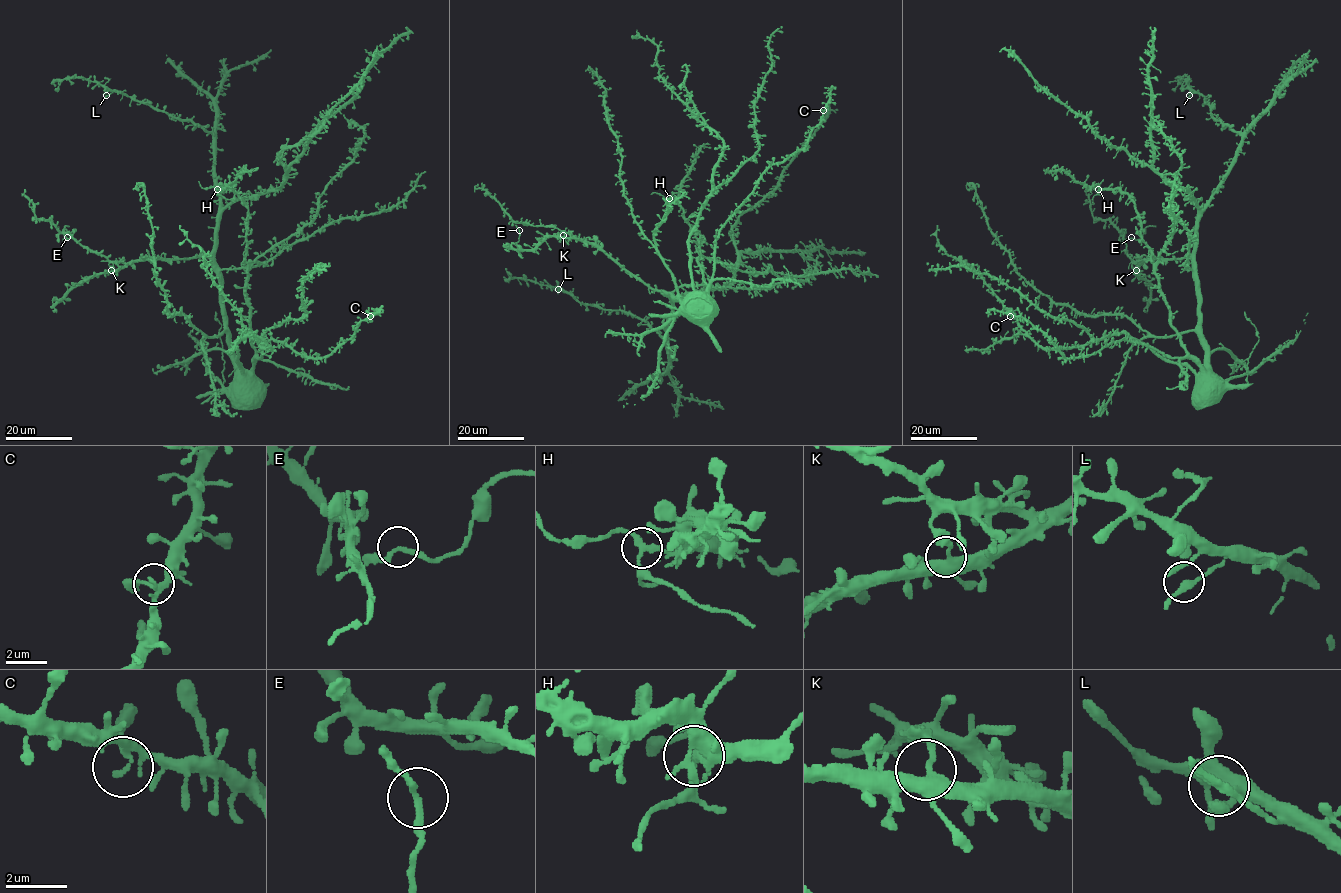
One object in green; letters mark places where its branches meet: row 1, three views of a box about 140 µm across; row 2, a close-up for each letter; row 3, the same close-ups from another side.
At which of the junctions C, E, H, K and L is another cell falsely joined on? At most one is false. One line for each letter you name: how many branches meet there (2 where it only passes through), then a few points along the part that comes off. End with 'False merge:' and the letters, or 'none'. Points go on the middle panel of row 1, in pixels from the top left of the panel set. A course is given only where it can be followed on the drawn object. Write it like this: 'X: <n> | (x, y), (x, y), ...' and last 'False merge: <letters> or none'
H: 3 | (669, 198), (679, 191), (687, 191)
False merge: H

